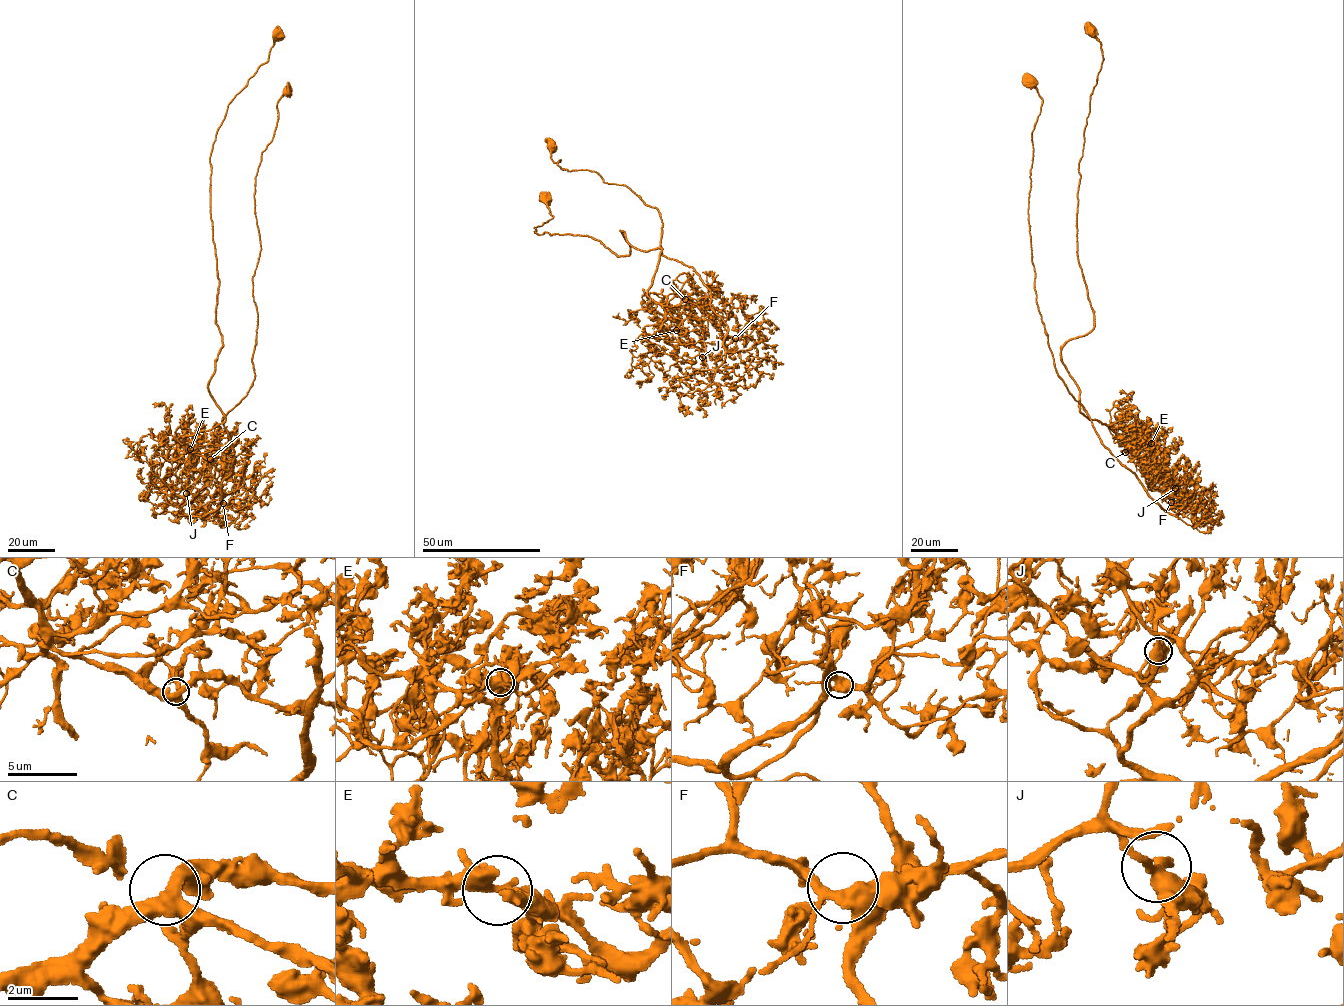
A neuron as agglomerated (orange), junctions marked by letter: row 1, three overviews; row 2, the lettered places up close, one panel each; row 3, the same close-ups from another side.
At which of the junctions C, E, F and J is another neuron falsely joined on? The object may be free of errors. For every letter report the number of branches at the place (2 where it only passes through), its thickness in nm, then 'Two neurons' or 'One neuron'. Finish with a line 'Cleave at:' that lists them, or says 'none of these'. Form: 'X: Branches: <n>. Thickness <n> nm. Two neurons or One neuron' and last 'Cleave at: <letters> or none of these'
C: Branches: 3. Thickness 420 nm. One neuron
E: Branches: 3. Thickness 360 nm. Two neurons
F: Branches: 3. Thickness 440 nm. One neuron
J: Branches: 3. Thickness 340 nm. One neuron
Cleave at: E

